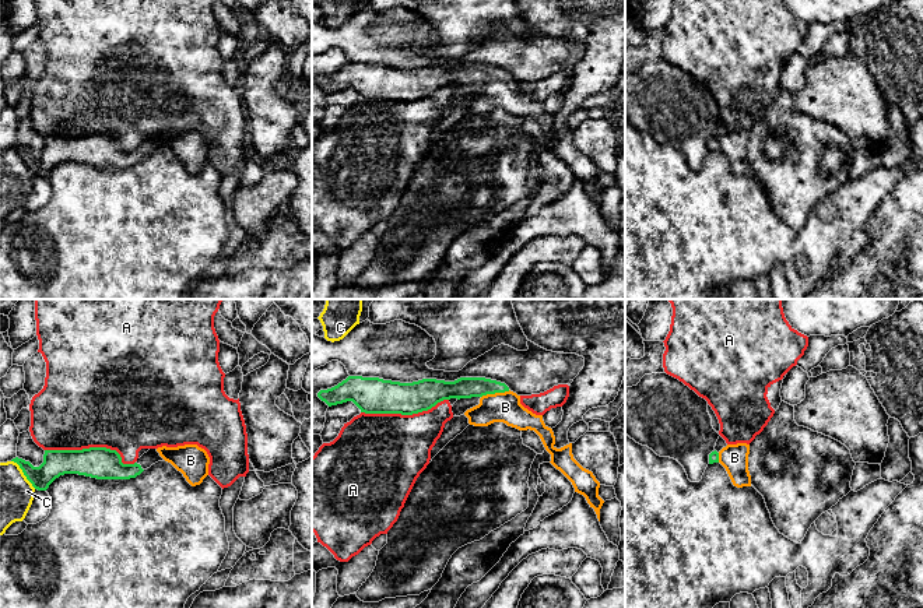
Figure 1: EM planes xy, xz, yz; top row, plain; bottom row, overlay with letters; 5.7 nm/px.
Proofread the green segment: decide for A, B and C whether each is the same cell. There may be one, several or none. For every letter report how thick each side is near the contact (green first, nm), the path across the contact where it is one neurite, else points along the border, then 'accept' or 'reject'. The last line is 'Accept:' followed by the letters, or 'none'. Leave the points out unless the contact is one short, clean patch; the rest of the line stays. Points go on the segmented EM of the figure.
A: 190/500 nm | reject
B: 130/180 nm | across xz (464, 387), (484, 387), (495, 392), (505, 407) | accept
C: 150/190 nm | along xy (11, 460), (35, 488) | reject
Accept: B

